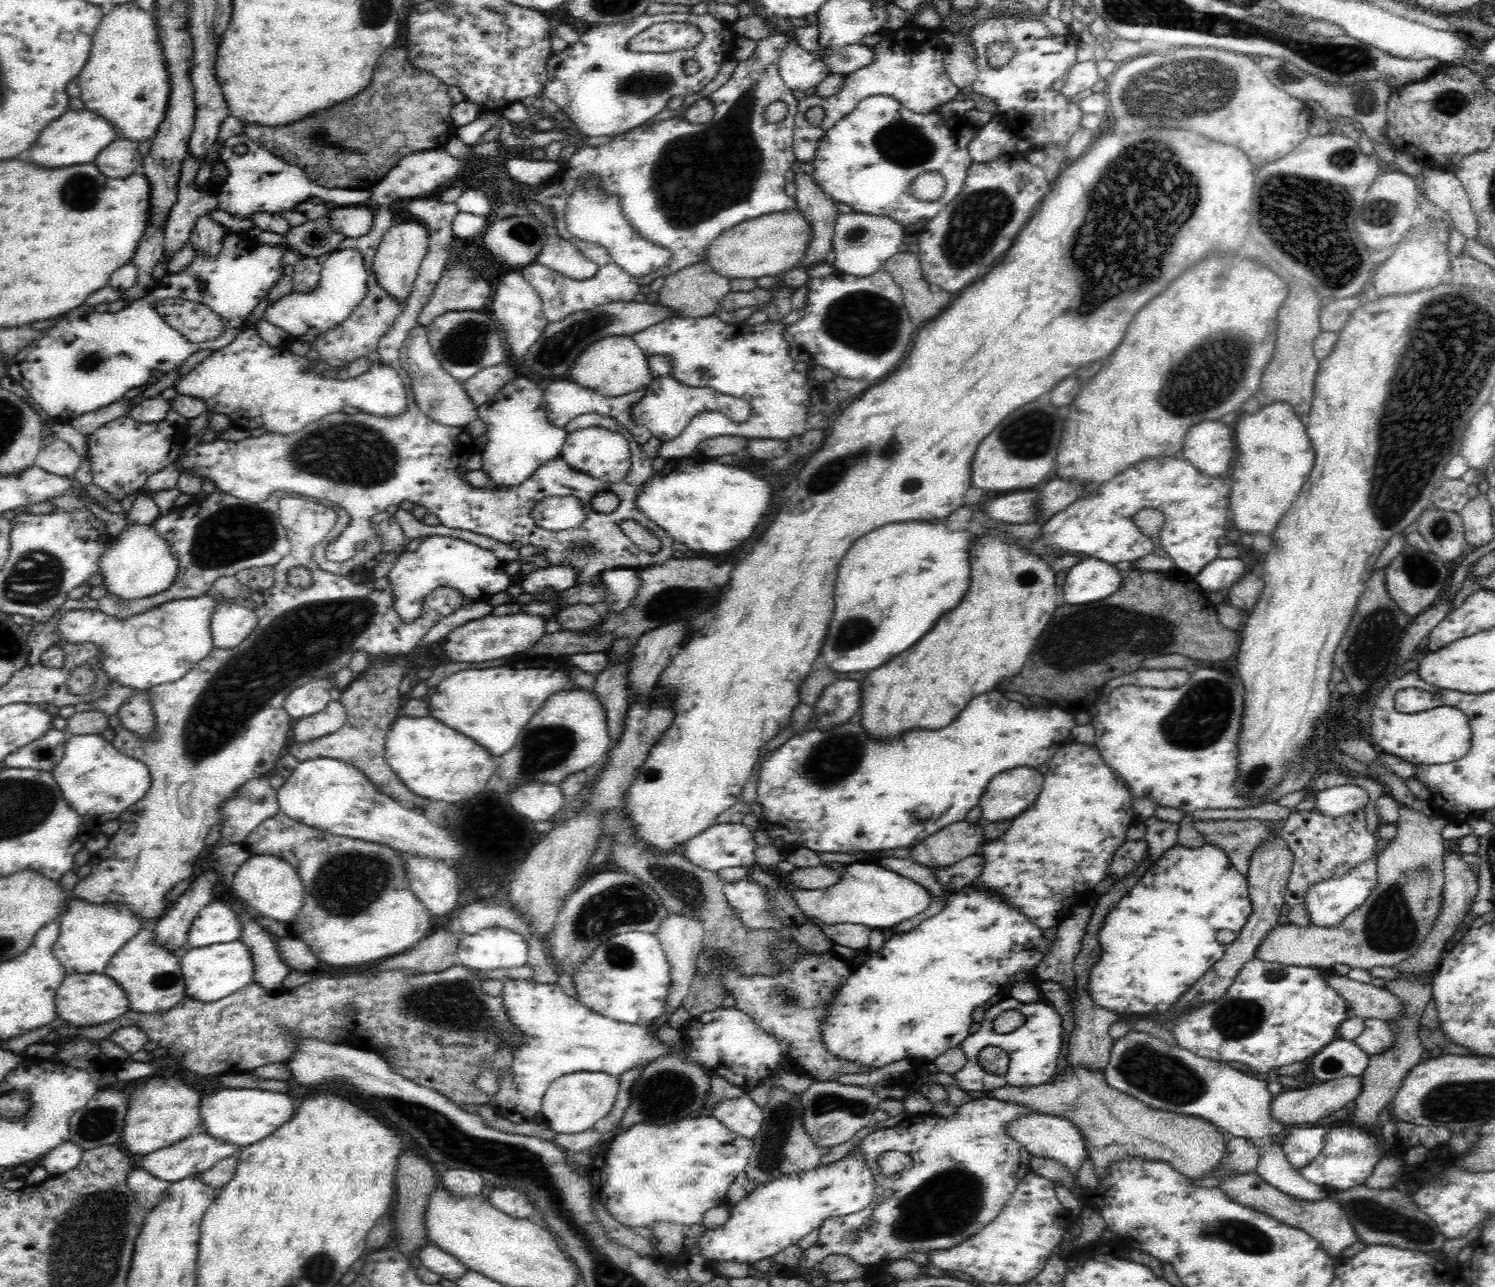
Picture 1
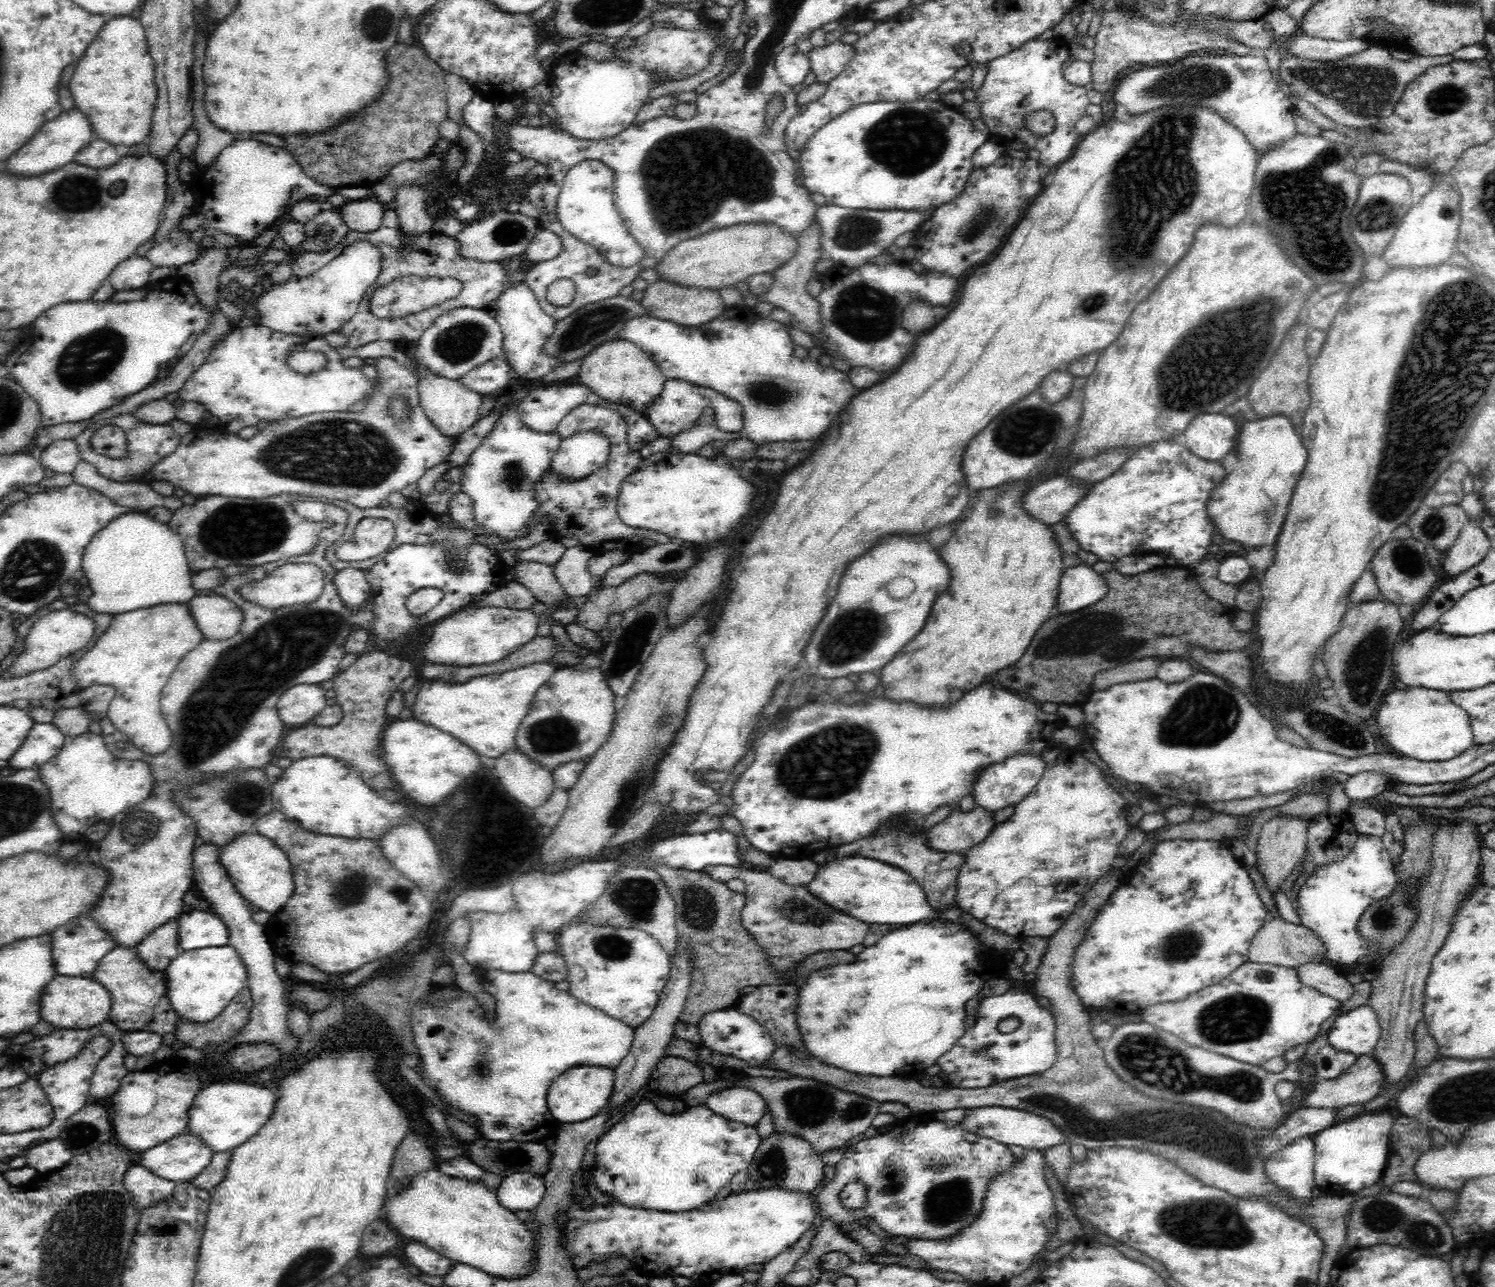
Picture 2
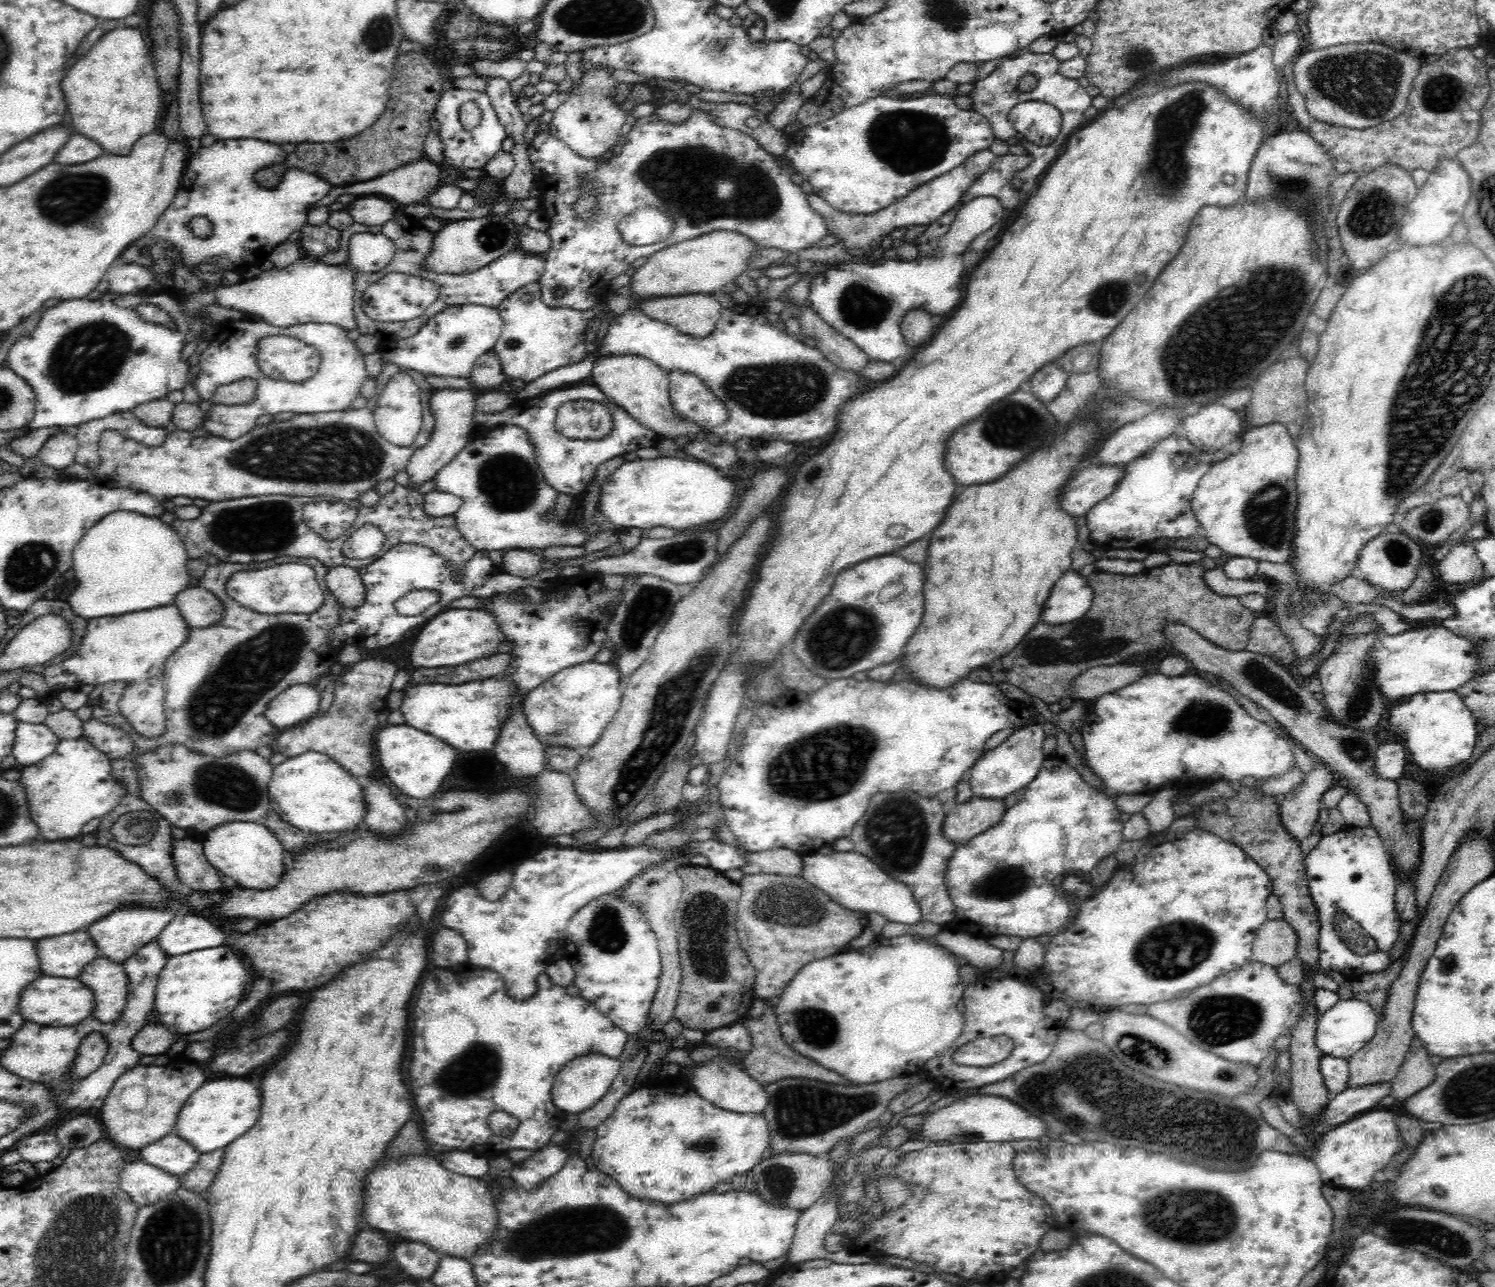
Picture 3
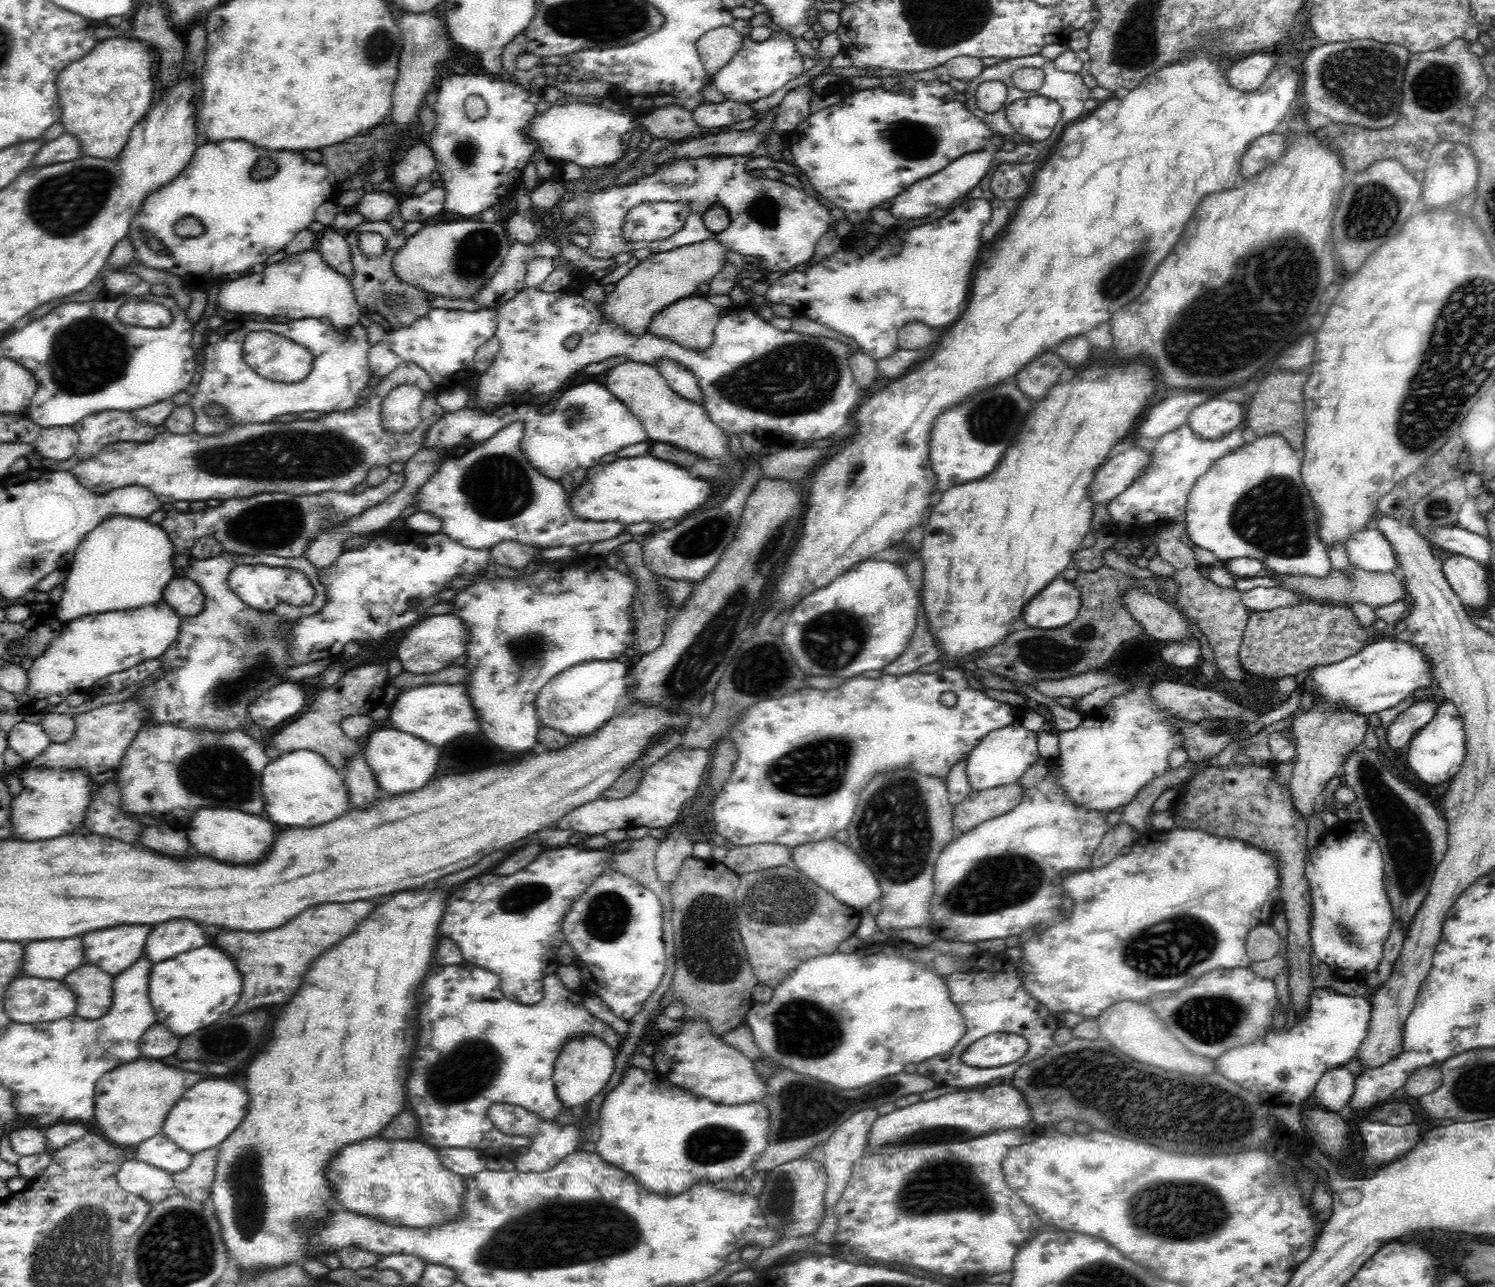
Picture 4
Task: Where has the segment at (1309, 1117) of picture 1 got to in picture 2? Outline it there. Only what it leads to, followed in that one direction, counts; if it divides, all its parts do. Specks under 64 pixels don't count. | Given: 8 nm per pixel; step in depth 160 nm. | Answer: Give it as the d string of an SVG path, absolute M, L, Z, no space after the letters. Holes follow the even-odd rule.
M1360 1055L1356 1064L1340 1076L1330 1080L1315 1083L1310 1089L1302 1093L1301 1105L1306 1108L1318 1109L1338 1109L1350 1104L1361 1104L1372 1100L1374 1096L1380 1094L1384 1086L1384 1073L1382 1073L1380 1064L1373 1060L1370 1055Z

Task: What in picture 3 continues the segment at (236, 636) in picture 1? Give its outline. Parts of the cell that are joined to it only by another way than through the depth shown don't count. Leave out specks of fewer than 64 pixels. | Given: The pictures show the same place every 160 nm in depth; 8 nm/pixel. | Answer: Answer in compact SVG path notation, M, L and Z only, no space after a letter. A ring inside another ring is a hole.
M195 583L188 590L180 592L174 604L190 630L214 627L225 613L223 601Z

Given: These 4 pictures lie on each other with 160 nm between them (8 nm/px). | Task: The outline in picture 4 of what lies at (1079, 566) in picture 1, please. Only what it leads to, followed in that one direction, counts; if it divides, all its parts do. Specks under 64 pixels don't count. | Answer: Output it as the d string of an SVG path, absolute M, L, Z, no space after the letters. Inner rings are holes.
M1059 576L1024 607L1022 618L1032 628L1060 628L1076 618L1081 606L1080 591Z

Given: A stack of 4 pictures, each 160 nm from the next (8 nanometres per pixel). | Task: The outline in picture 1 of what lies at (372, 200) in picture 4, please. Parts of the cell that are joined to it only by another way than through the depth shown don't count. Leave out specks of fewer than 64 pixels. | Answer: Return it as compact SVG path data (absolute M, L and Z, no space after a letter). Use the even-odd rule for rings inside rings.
M373 206L337 207L329 211L328 223L332 231L340 232L344 238L360 238L368 234L374 216Z

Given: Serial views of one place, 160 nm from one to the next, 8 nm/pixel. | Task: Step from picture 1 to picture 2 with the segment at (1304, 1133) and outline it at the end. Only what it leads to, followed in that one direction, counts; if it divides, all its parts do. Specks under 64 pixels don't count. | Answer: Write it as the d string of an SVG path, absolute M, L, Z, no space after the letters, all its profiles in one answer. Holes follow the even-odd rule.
M1303 1136L1268 1158L1265 1171L1268 1178L1291 1198L1306 1202L1313 1198L1314 1162L1314 1136Z

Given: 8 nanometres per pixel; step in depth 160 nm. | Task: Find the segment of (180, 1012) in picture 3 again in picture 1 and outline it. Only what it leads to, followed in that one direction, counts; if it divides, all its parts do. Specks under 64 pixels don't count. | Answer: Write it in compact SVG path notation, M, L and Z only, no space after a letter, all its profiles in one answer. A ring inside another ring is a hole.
M244 941L212 944L205 948L189 948L182 956L182 972L186 983L186 995L198 1001L218 1001L253 983L256 962L250 947Z

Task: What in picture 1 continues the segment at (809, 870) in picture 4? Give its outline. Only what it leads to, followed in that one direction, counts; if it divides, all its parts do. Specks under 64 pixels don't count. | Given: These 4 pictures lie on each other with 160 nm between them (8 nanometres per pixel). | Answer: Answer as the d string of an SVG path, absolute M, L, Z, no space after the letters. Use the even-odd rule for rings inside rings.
M852 862L842 869L843 879L839 880L838 884L827 888L826 890L804 891L790 890L785 887L780 889L786 890L788 895L792 895L796 907L802 911L802 917L808 922L817 922L824 925L839 925L839 924L861 924L872 930L876 928L892 928L903 920L910 920L916 914L920 914L928 908L928 905L933 900L929 891L920 883L912 881L912 879L898 875L893 871L886 870L880 867L875 862L860 863Z

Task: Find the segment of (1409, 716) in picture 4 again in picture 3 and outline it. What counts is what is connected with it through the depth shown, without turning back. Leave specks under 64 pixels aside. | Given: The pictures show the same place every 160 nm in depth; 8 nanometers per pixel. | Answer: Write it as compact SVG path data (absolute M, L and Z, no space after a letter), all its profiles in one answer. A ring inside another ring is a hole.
M1393 738L1378 747L1372 762L1372 773L1384 781L1397 781L1406 764L1406 750L1402 739Z

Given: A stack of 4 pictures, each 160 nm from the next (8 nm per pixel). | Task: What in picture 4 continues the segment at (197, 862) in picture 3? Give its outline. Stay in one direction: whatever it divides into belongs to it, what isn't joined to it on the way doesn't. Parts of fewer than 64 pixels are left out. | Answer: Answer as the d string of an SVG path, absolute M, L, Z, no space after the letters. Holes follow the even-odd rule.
M150 826L142 832L140 842L146 848L150 848L158 854L170 856L170 858L192 856L188 838L182 830L174 830L174 828L166 828L166 826Z

